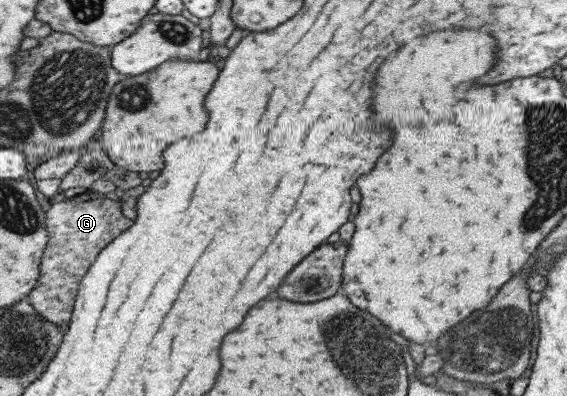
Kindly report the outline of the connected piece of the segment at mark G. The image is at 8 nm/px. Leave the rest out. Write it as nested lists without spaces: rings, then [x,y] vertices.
[[[88,190],[52,203],[44,213],[48,241],[40,260],[41,275],[35,289],[29,293],[31,301],[28,299],[28,303],[45,321],[57,325],[63,331],[71,317],[79,281],[96,256],[132,223],[132,219],[121,214],[119,207],[118,202],[94,195]]]

